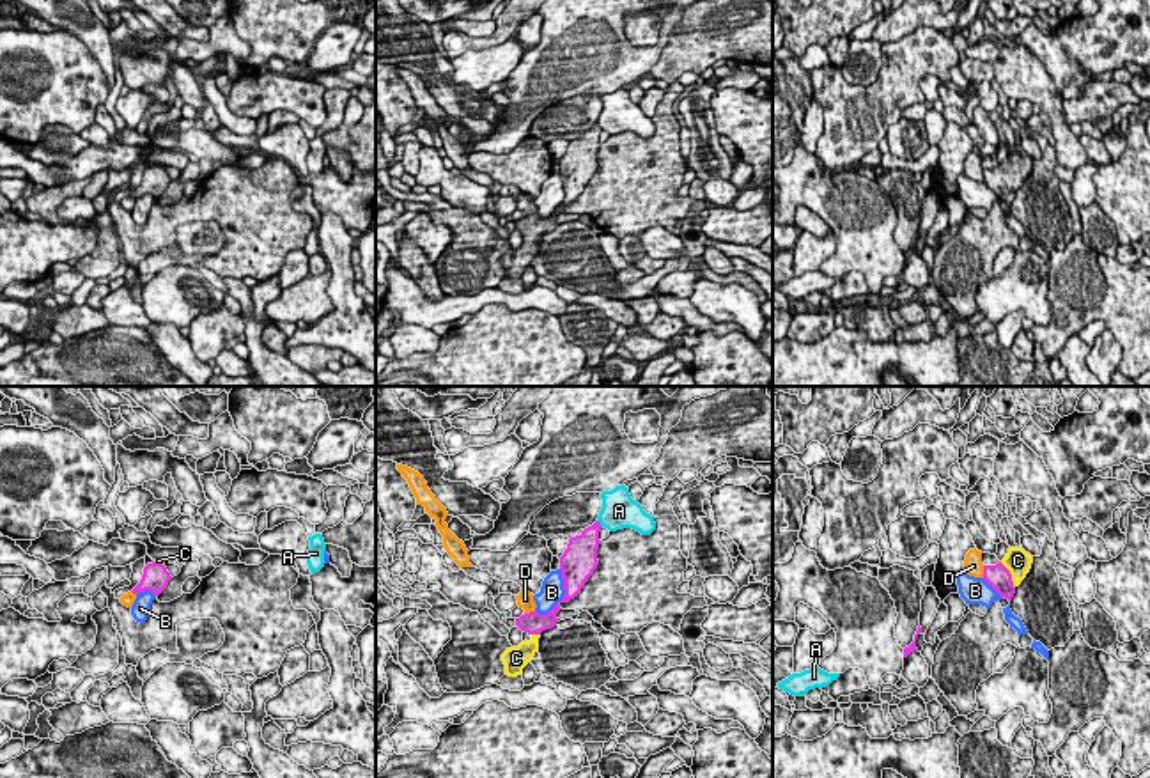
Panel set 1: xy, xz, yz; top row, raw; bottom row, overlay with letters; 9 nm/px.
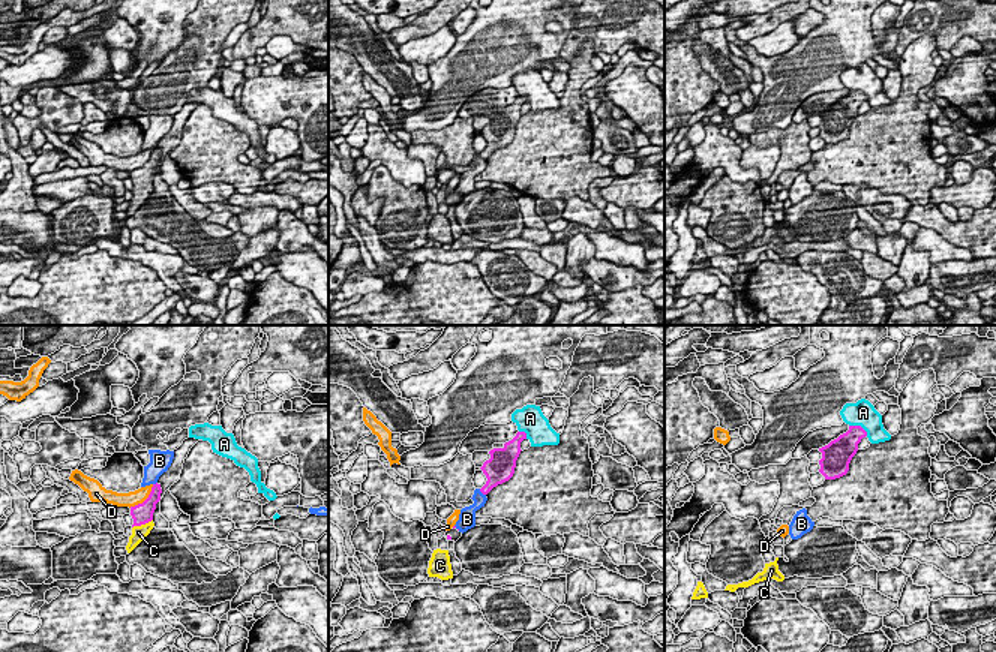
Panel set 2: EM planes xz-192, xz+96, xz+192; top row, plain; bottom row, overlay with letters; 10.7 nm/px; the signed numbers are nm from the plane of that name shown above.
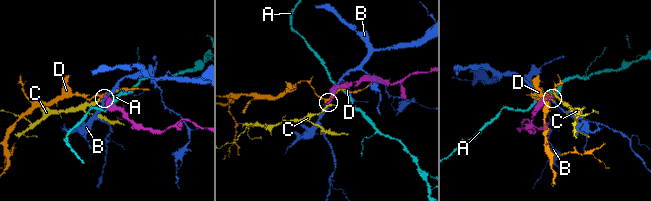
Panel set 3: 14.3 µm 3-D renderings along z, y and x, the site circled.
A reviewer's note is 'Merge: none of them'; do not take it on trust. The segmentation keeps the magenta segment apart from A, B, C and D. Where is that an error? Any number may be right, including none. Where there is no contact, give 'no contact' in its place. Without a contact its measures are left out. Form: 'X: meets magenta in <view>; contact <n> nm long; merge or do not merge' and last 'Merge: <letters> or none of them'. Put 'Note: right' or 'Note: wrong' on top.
Note: wrong
A: meets magenta in xz; contact 90 nm long; do not merge
B: meets magenta in xz; contact 480 nm long; do not merge
C: meets magenta in yz; contact 280 nm long; merge
D: meets magenta in yz; contact 110 nm long; do not merge
Merge: C

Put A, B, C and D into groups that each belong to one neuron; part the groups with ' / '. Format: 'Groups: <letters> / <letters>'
Groups: A / B / C / D

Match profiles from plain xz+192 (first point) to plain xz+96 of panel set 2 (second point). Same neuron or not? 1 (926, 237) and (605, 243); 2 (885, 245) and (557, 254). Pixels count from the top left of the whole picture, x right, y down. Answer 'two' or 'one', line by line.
1: one
2: one

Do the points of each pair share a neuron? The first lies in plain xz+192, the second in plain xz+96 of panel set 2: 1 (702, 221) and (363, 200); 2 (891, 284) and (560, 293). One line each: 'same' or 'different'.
1: same
2: different

